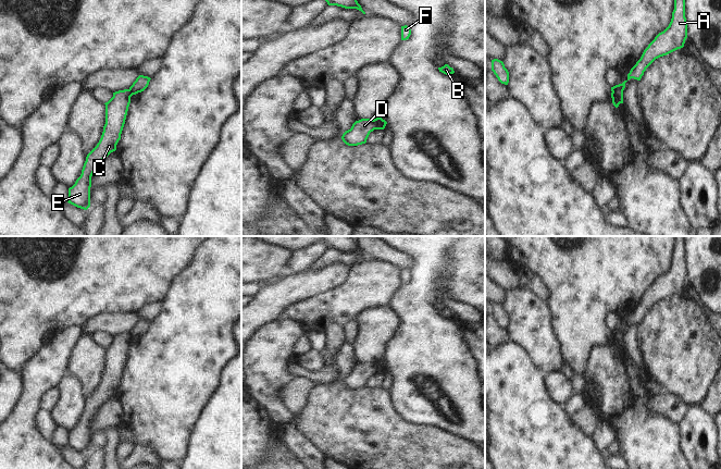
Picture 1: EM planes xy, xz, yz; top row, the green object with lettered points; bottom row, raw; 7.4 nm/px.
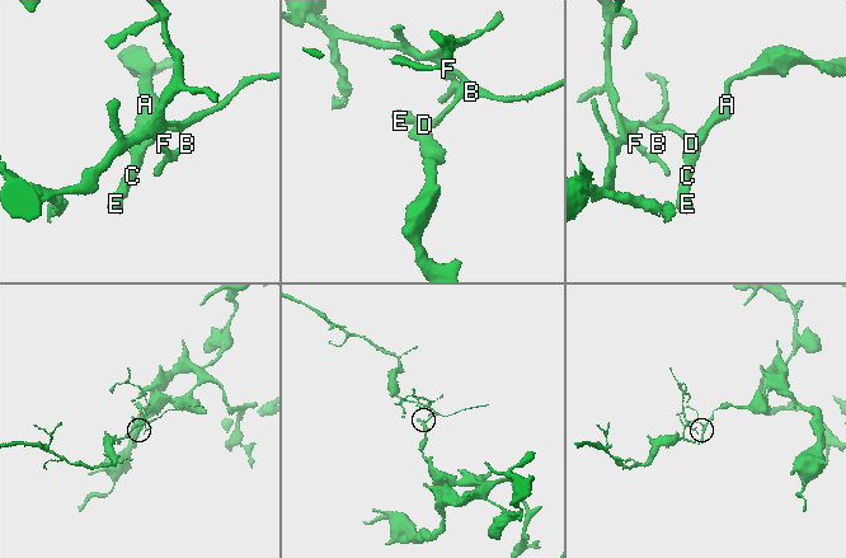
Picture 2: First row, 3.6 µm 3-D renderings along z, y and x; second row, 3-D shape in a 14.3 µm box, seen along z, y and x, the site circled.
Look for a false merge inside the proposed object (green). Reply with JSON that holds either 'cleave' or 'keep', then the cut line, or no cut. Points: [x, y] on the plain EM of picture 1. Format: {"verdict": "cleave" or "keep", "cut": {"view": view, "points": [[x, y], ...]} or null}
{"verdict": "cleave", "cut": {"view": "xz", "points": [[373, 363], [375, 372]]}}

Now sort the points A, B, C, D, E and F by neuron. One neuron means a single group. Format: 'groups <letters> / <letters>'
groups A C D E / B F

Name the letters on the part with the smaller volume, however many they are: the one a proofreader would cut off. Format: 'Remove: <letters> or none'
Remove: B, F.

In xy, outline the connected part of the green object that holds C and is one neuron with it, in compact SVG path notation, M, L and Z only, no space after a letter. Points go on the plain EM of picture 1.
M128 333L119 334L113 336L113 341L104 347L105 368L101 382L97 390L87 398L80 420L69 432L69 447L84 454L90 451L91 420L100 406L116 394L132 340Z

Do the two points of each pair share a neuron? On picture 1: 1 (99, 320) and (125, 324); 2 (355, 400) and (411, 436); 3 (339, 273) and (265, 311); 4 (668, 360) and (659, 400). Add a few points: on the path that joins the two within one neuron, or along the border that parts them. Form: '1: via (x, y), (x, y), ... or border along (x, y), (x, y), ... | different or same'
1: via (106, 322), (119, 323) | same
2: via (369, 415), (390, 436), (397, 436) | same
3: via (321, 281), (291, 288), (284, 294) | same
4: border along (666, 391), (675, 394), (687, 406) | different

